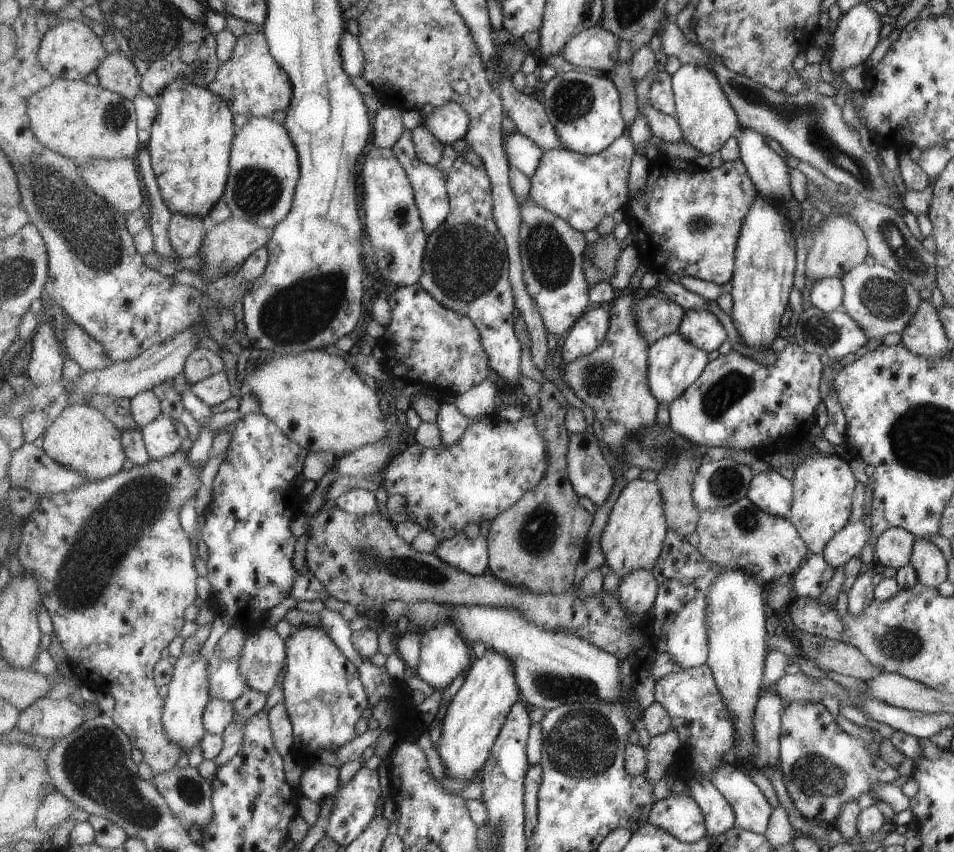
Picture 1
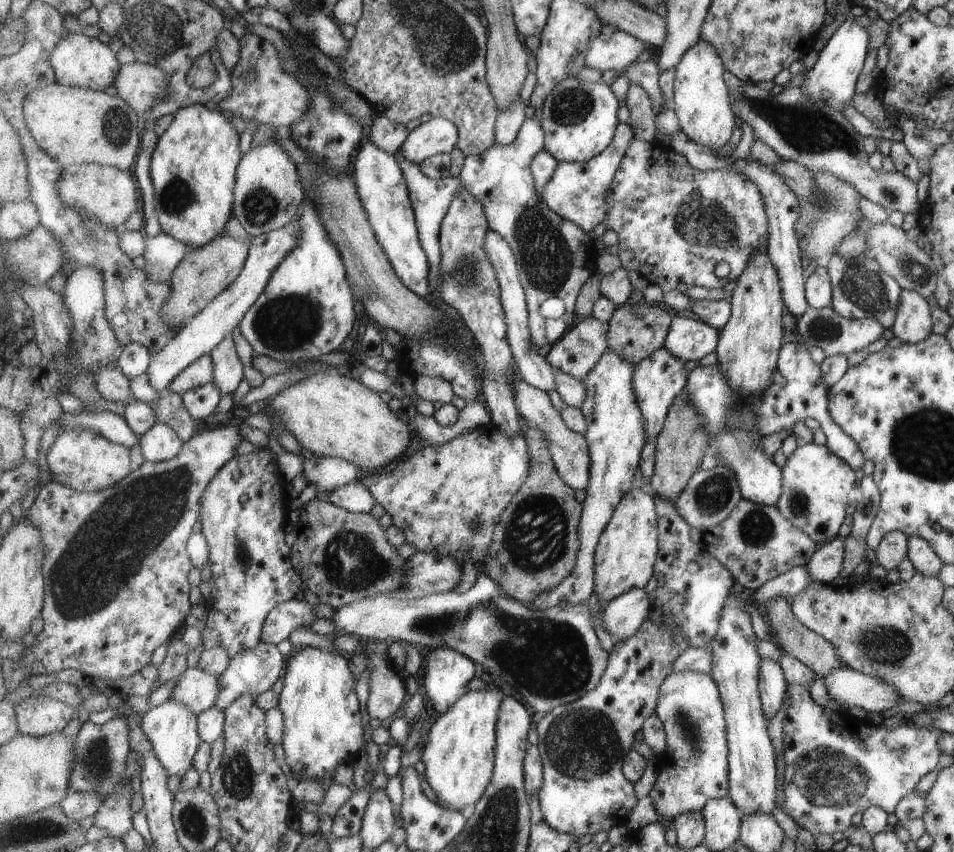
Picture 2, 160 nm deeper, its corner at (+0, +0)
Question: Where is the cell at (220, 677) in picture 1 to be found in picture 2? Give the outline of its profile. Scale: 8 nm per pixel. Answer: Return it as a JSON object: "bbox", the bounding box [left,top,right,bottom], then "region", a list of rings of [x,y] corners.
{"bbox":[170,667,221,715],"region":[[[195,667],[189,668],[180,677],[177,686],[171,692],[170,700],[177,700],[189,706],[199,715],[215,707],[215,702],[219,700],[219,692],[221,692],[221,676],[209,674],[207,670]]]}

